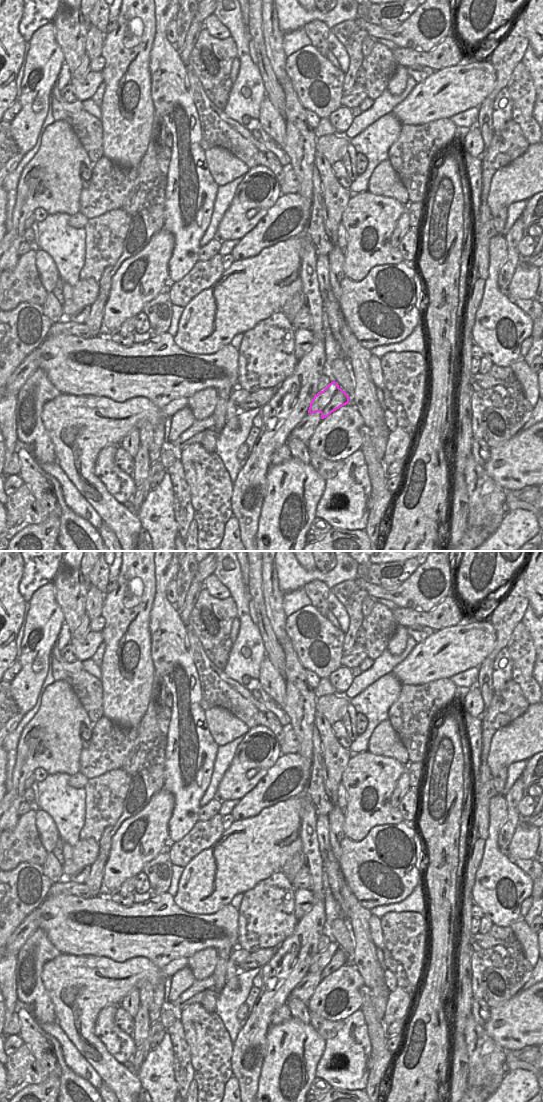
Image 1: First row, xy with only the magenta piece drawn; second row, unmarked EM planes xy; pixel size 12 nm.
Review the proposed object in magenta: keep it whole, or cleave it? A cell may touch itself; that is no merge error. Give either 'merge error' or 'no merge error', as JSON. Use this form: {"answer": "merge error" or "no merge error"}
{"answer": "merge error"}

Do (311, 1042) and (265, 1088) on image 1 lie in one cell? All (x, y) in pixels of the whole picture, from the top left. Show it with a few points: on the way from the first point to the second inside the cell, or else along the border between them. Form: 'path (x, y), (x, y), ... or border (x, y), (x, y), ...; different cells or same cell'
path (299, 1042), (284, 1057), (278, 1073); same cell

